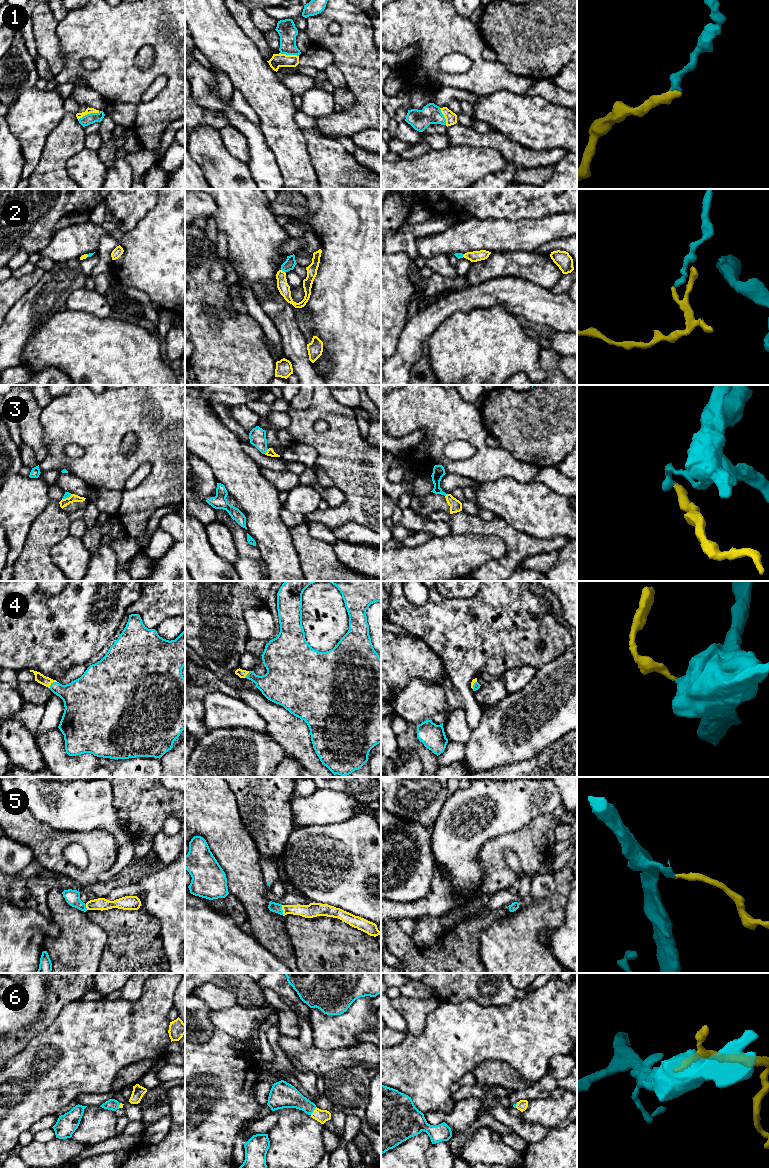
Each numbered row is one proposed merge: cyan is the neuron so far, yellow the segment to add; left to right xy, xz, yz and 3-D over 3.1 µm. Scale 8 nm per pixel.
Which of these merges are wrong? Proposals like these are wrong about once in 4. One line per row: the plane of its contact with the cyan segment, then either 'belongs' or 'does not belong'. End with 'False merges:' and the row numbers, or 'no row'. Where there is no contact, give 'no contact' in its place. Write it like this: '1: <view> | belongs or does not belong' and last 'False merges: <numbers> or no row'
1: xy | belongs
2: xz | belongs
3: xz | does not belong
4: xy | belongs
5: xz | belongs
6: xz | belongs
False merges: 3

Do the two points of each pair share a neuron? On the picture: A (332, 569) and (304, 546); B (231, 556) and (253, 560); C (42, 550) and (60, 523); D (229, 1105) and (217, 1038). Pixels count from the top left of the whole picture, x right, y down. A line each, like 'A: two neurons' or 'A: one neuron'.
A: one neuron
B: two neurons
C: one neuron
D: one neuron

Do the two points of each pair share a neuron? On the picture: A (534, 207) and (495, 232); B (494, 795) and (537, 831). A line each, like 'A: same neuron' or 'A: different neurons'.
A: different neurons
B: different neurons

